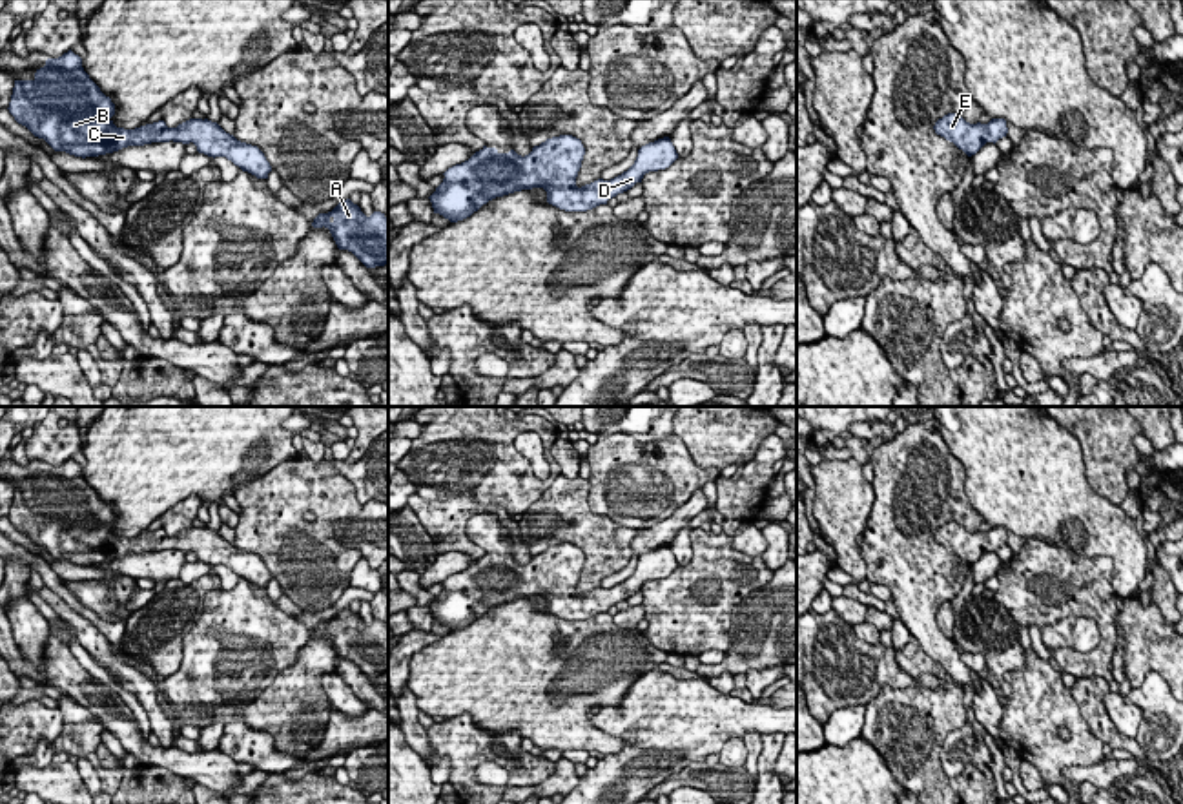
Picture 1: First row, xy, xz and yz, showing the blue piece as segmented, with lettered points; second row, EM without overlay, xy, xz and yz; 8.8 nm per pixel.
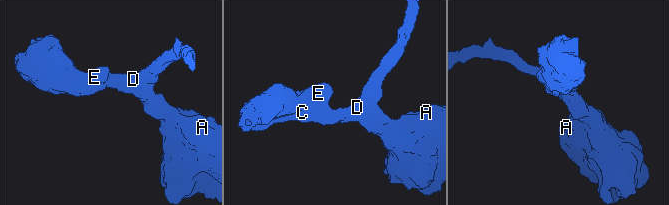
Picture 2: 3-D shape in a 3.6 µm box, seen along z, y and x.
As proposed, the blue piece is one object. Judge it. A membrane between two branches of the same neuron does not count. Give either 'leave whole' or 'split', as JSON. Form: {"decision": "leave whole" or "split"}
{"decision": "leave whole"}

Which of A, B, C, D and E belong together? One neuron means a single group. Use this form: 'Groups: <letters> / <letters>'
Groups: A B C D E

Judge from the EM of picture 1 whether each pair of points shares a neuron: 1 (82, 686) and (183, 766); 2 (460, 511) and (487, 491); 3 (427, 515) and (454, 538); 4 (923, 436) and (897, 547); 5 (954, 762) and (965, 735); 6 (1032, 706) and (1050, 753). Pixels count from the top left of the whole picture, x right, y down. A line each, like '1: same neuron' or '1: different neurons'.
1: same neuron
2: different neurons
3: same neuron
4: same neuron
5: same neuron
6: same neuron

